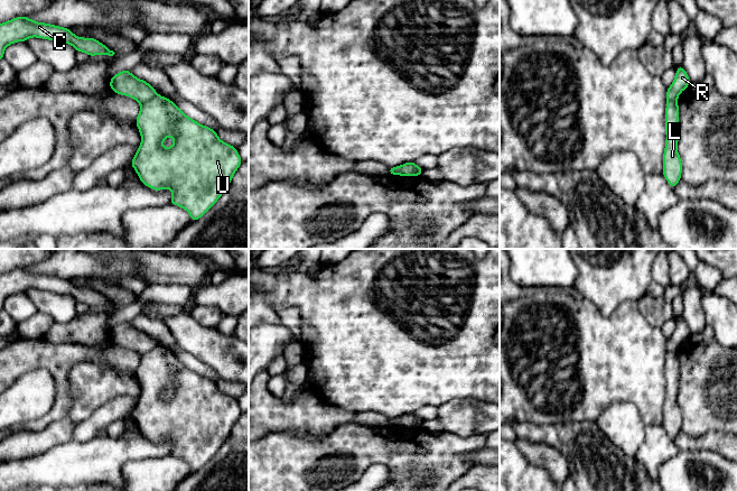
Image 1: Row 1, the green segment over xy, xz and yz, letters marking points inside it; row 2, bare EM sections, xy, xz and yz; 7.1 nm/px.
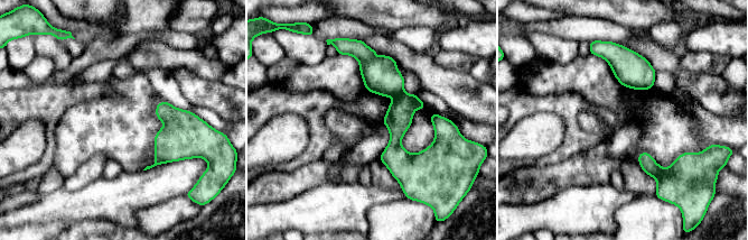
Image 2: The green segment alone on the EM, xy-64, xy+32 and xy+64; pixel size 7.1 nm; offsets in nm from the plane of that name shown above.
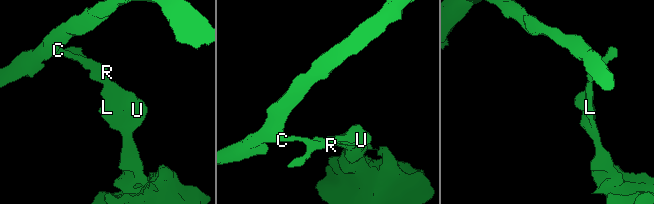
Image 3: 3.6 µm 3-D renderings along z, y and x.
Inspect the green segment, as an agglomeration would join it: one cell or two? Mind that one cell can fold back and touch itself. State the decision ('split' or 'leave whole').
split

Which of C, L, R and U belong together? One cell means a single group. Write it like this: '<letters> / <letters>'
C R / L U

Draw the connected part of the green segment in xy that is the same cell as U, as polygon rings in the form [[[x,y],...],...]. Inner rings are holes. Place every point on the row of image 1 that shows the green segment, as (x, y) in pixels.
[[[158,94],[141,104],[136,123],[142,139],[131,166],[140,180],[155,191],[170,188],[170,204],[185,209],[192,221],[197,221],[222,196],[242,164],[237,149],[223,142],[215,130],[190,119],[172,101]],[[170,136],[175,139],[174,145],[164,148],[162,141]]]

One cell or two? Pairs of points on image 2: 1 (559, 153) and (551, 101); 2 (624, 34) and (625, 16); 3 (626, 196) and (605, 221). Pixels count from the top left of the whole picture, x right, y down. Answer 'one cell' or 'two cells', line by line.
1: one cell
2: two cells
3: one cell

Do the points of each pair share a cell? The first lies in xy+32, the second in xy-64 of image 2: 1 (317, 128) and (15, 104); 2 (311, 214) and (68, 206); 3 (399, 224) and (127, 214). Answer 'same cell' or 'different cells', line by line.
1: same cell
2: same cell
3: different cells

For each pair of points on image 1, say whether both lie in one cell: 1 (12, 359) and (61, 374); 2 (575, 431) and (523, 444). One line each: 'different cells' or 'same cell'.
1: same cell
2: different cells

